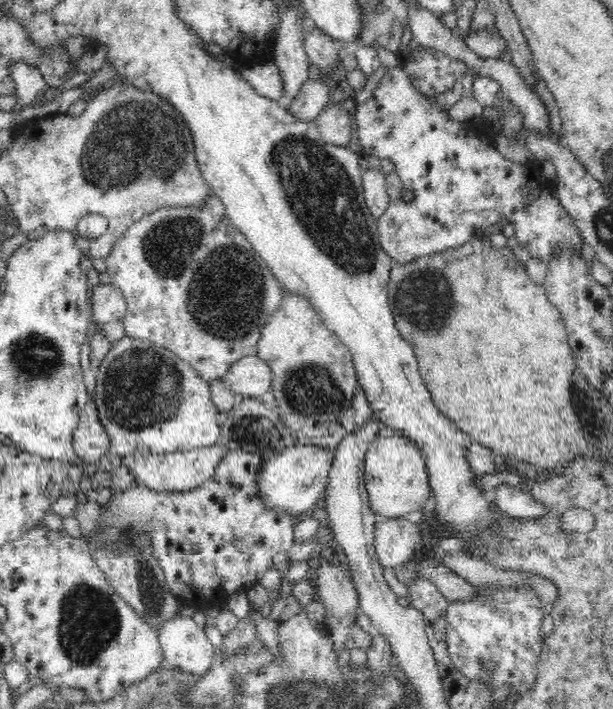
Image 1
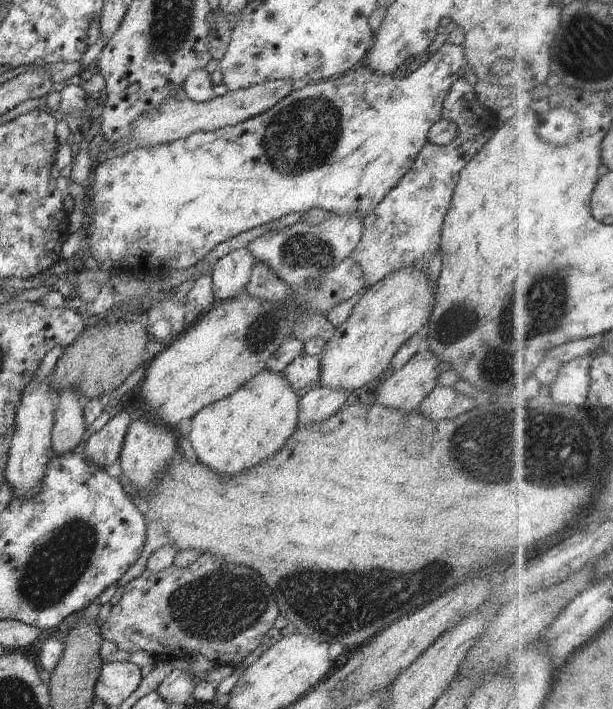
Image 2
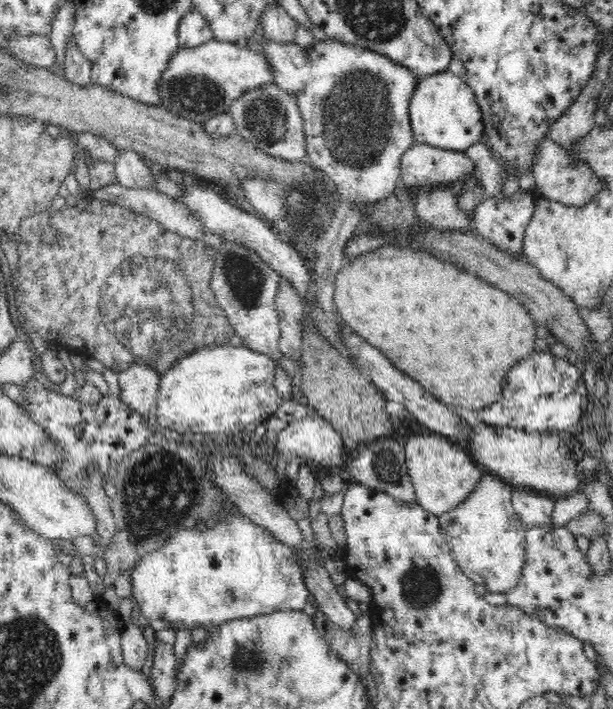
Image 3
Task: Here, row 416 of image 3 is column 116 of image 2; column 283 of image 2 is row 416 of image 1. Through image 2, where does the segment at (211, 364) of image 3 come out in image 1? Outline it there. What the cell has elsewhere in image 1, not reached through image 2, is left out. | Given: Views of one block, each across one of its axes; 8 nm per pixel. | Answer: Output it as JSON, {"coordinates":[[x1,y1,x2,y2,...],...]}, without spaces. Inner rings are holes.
{"coordinates":[[124,336,111,344,99,366,93,393,98,417,110,437,109,450,118,456,150,452,153,455,194,450,220,443,220,427,216,421,219,410,211,400,208,382,179,356,164,346]]}

